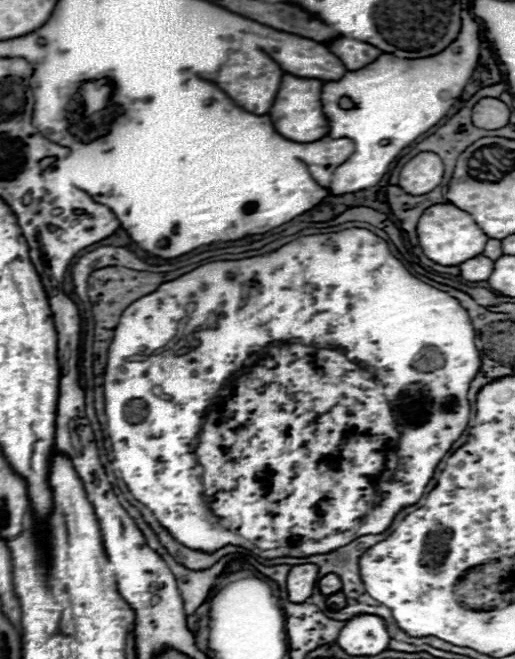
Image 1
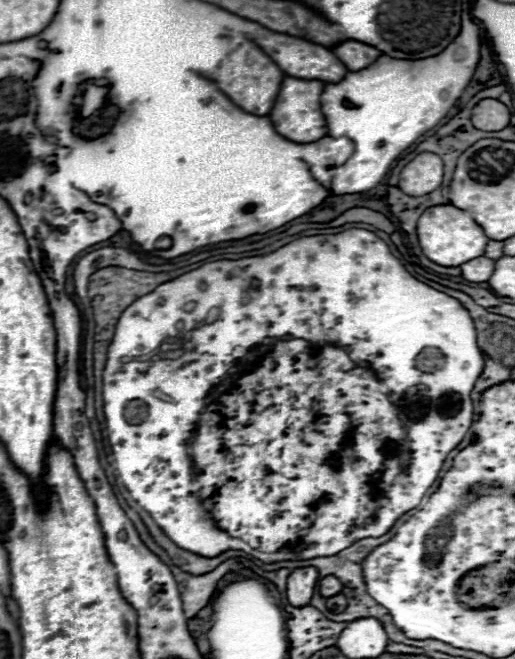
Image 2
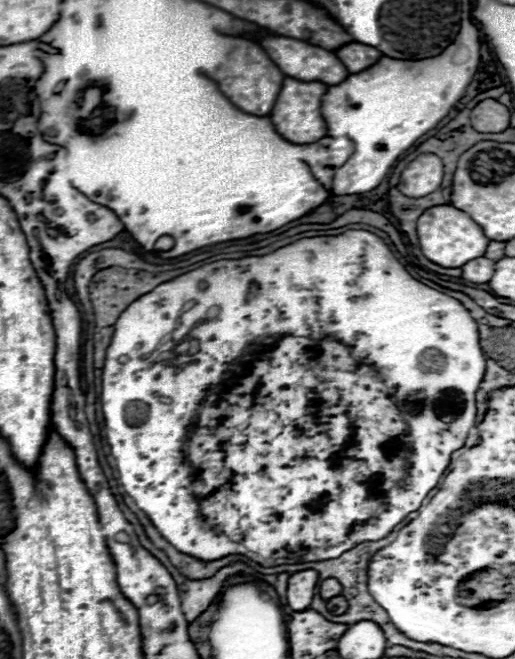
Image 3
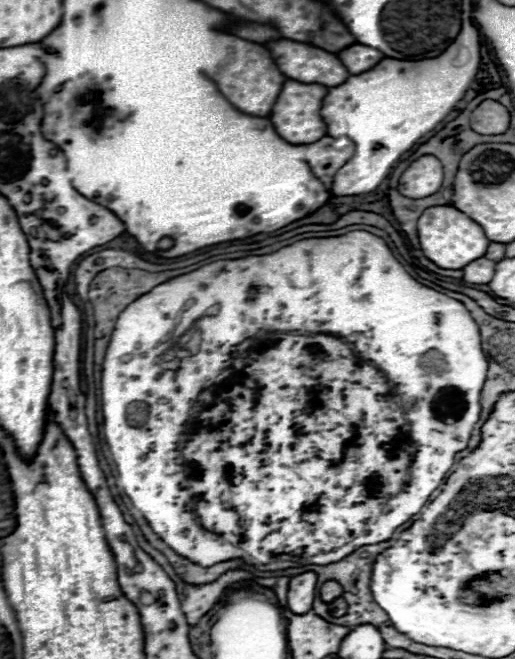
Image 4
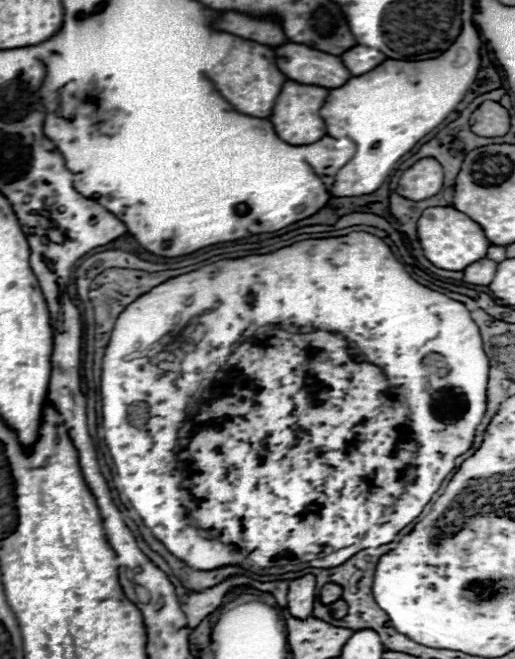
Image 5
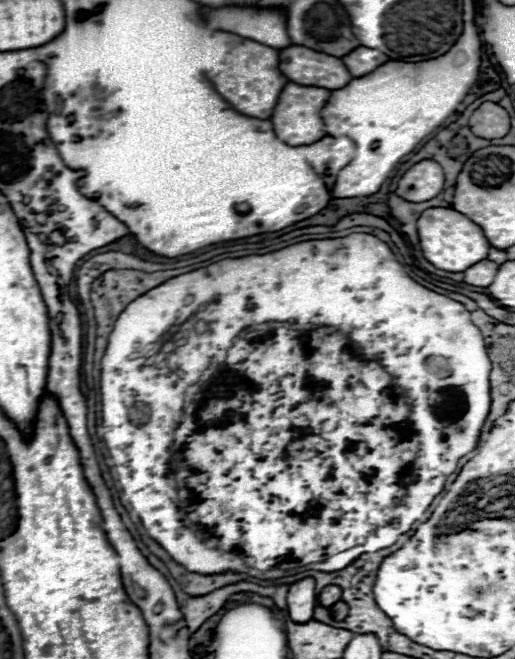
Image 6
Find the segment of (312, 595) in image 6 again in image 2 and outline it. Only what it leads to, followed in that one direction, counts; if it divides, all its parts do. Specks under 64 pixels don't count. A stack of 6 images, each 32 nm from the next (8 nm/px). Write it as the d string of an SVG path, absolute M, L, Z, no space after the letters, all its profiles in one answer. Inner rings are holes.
M314 566L296 568L288 576L288 602L294 606L304 606L310 602L318 582L318 570Z

